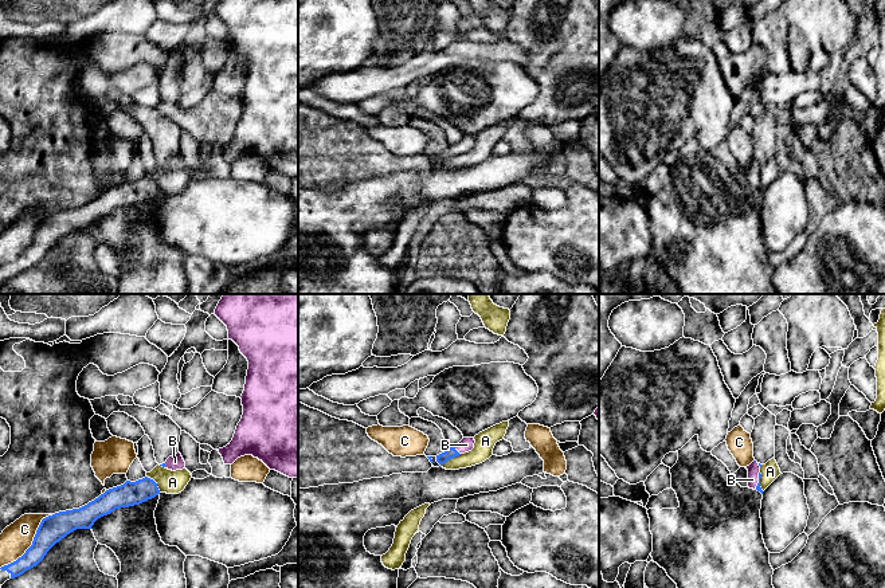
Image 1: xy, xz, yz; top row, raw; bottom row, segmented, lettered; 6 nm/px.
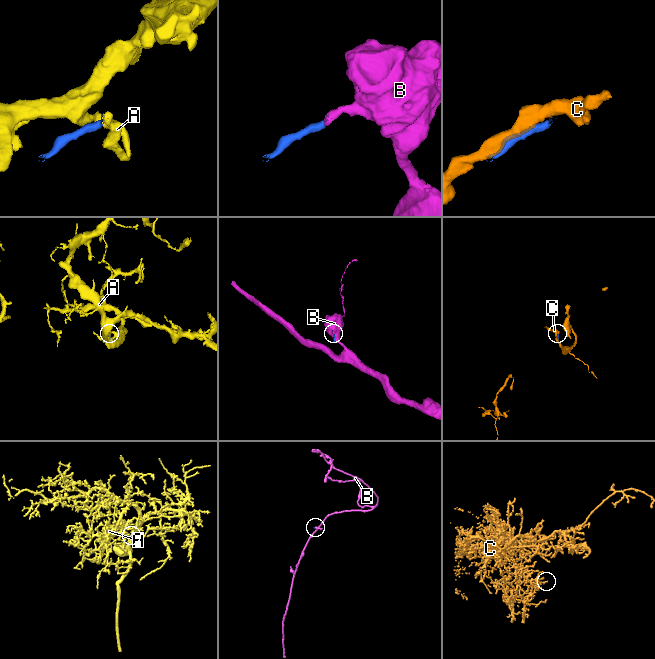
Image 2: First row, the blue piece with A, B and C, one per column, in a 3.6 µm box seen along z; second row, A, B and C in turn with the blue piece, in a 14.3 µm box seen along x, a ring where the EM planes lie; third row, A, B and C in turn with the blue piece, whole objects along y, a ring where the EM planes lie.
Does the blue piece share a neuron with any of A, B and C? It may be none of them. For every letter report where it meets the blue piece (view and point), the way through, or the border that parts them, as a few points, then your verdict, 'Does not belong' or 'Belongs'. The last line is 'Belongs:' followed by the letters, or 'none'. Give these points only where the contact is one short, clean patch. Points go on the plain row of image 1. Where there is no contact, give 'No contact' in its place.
A: Touches blue at xz (450, 157). Boundary: xz (461, 153), (441, 164). Does not belong
B: Touches blue at xz (455, 149). Path across: xz (450, 152), (455, 149), (466, 144). Belongs
C: Touches blue at xy (32, 242). Does not belong
Belongs: B

